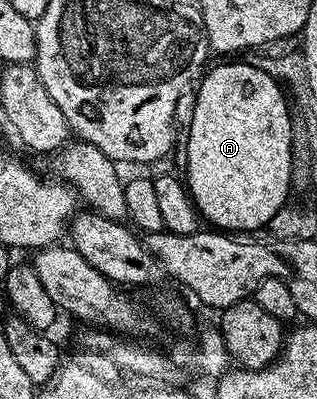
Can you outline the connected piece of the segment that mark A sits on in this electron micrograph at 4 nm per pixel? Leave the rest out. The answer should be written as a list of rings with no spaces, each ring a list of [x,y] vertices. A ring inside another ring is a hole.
[[[246,60],[231,62],[228,66],[215,66],[202,75],[198,83],[199,95],[195,98],[195,107],[191,110],[191,127],[187,130],[187,174],[185,185],[191,191],[191,199],[195,202],[195,209],[204,219],[212,222],[212,227],[223,232],[239,232],[235,230],[255,230],[258,226],[266,227],[280,209],[287,203],[291,194],[291,107],[289,99],[280,83],[273,76],[261,72],[250,66]]]

